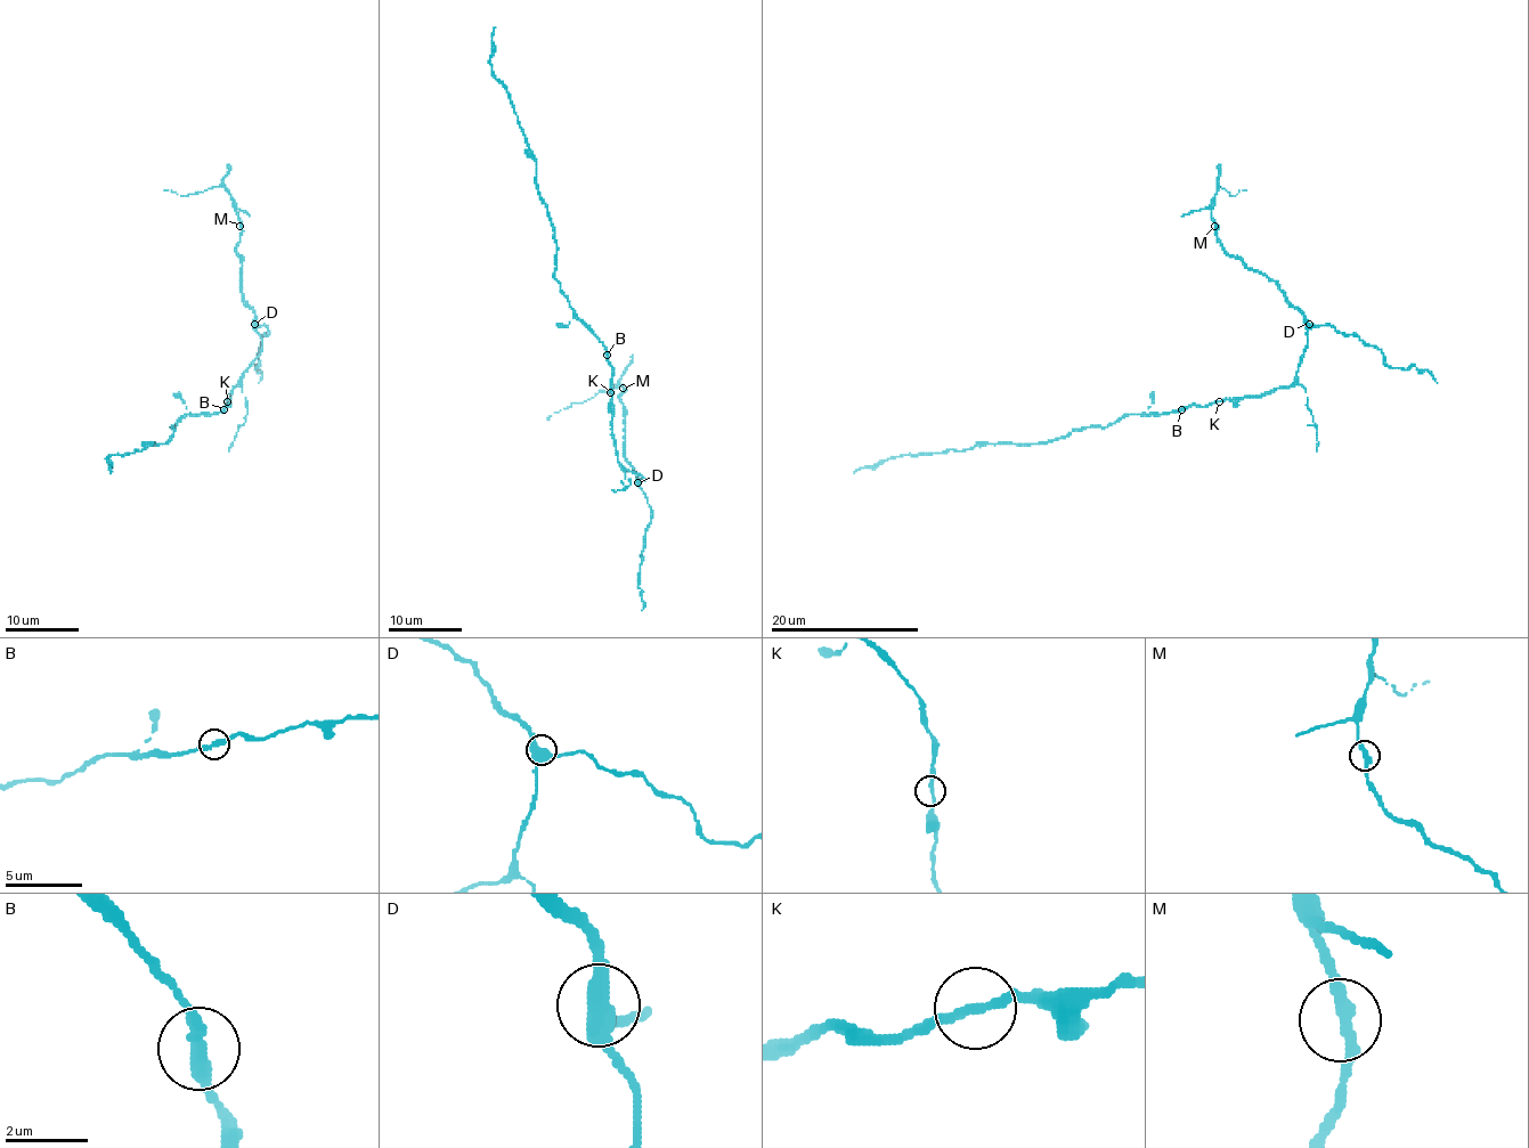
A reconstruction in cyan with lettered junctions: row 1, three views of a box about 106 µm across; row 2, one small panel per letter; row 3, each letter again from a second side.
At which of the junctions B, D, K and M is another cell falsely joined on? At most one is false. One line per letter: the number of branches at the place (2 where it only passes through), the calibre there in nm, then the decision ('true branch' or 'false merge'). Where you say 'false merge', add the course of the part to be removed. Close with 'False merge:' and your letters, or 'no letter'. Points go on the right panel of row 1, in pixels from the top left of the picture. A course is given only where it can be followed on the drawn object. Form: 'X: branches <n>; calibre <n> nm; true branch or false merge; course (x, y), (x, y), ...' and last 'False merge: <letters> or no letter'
B: branches 2; calibre 340 nm; true branch
D: branches 3; calibre 400 nm; true branch
K: branches 2; calibre 240 nm; true branch
M: branches 2; calibre 320 nm; true branch
False merge: no letter

